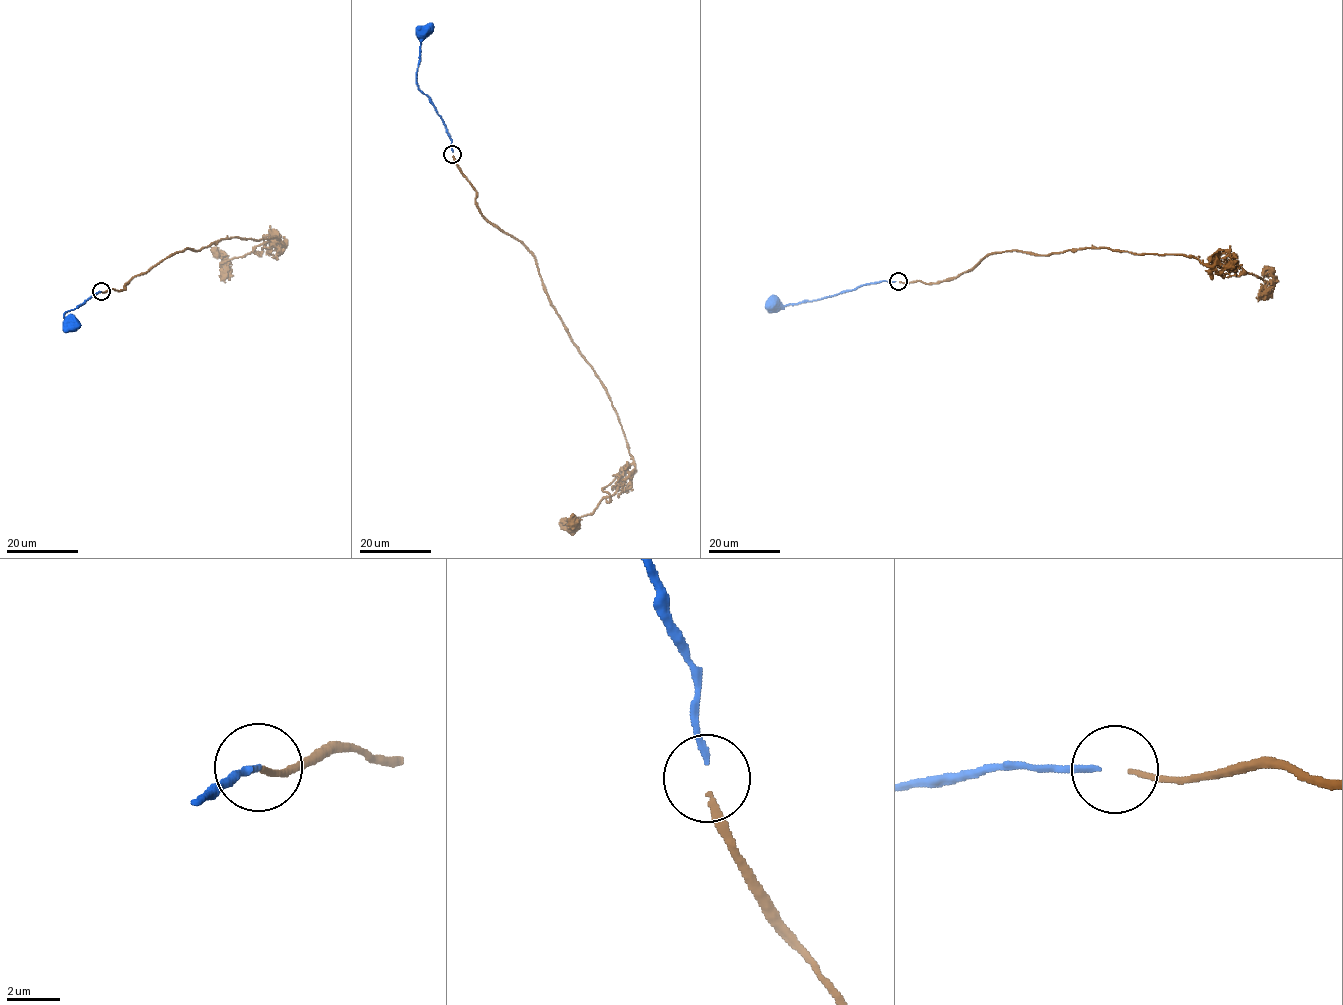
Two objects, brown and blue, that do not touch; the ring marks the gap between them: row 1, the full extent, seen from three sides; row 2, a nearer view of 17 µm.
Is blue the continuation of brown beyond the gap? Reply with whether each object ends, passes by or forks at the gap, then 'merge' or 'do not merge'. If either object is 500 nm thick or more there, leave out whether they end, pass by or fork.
brown ends there; blue ends there; merge

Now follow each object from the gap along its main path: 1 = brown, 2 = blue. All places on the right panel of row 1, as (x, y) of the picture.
1: (899, 281), (949, 281), (1004, 251), (1086, 248), (1191, 256), (1276, 280), (1267, 270), (1269, 276)
2: (896, 281), (863, 284), (826, 298), (774, 305)

